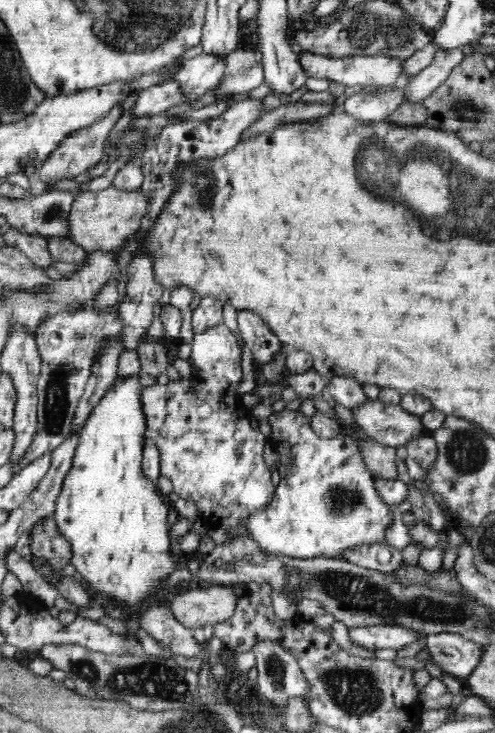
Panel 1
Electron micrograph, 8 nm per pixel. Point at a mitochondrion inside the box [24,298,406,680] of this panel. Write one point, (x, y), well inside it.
(56, 400)

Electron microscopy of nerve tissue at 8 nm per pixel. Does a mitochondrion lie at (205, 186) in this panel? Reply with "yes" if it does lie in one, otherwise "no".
yes

